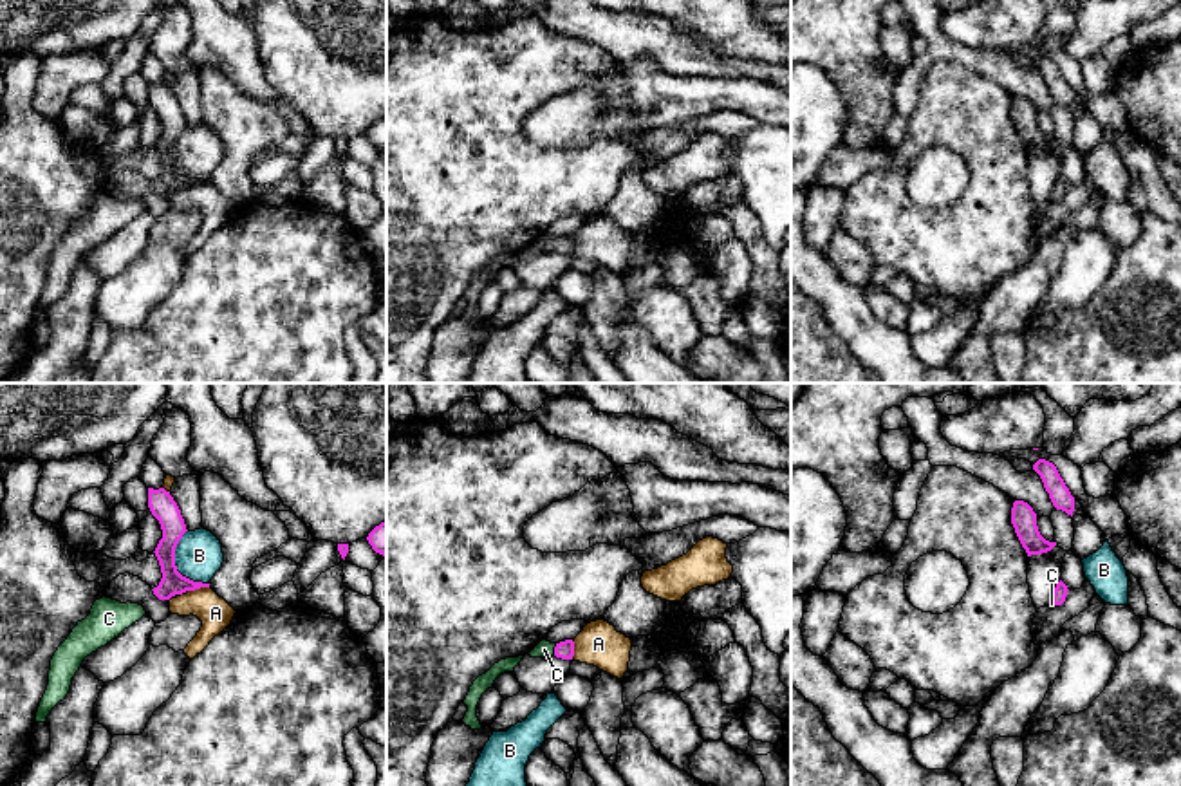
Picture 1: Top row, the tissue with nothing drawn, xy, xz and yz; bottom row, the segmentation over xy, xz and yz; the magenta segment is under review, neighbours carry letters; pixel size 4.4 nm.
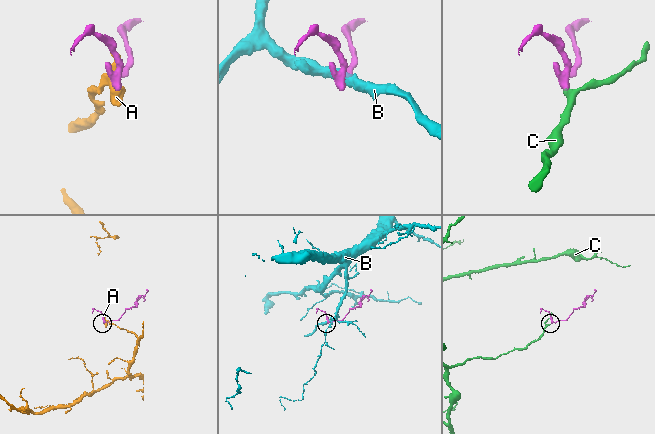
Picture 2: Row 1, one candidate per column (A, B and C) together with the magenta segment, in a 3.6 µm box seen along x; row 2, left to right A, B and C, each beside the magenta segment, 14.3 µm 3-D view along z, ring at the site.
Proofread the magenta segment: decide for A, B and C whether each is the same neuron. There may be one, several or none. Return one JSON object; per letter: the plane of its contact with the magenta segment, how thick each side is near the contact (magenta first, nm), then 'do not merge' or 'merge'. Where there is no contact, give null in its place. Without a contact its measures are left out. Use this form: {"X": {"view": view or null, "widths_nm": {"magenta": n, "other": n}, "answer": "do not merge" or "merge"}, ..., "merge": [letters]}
{"A": {"view": "xy", "widths_nm": {"magenta": 110, "other": 150}, "answer": "do not merge"}, "B": {"view": "xy", "widths_nm": {"magenta": 110, "other": 220}, "answer": "do not merge"}, "C": {"view": "xz", "widths_nm": {"magenta": 80, "other": 80}, "answer": "merge"}, "merge": ["C"]}

